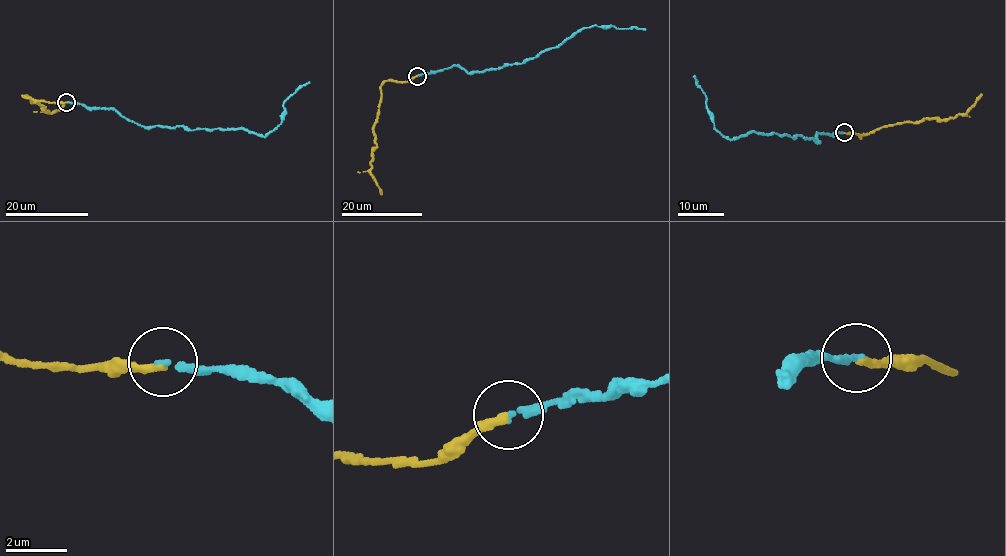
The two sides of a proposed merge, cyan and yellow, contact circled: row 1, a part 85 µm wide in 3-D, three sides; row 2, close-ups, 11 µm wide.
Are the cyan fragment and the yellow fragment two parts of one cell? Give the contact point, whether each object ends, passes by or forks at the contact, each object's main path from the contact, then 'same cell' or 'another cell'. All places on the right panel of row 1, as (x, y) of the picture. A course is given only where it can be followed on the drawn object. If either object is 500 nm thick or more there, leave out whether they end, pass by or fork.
(844, 132) | cyan ends | yellow ends | cyan via (843, 133), (817, 132), (820, 142), (752, 131), (731, 140), (715, 130), (694, 75) | yellow via (843, 133), (863, 135), (909, 121), (936, 117), (942, 120), (967, 114), (982, 94) | same cell

